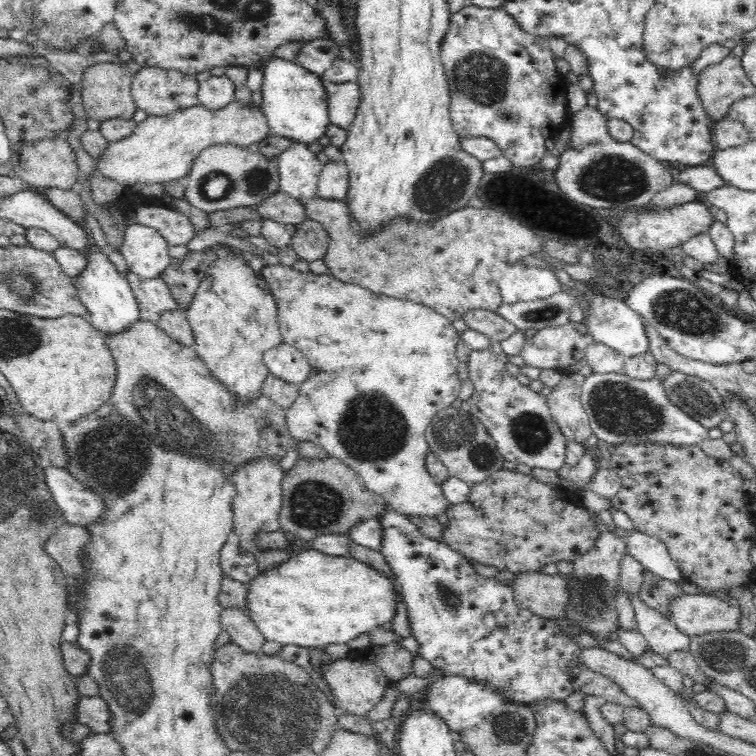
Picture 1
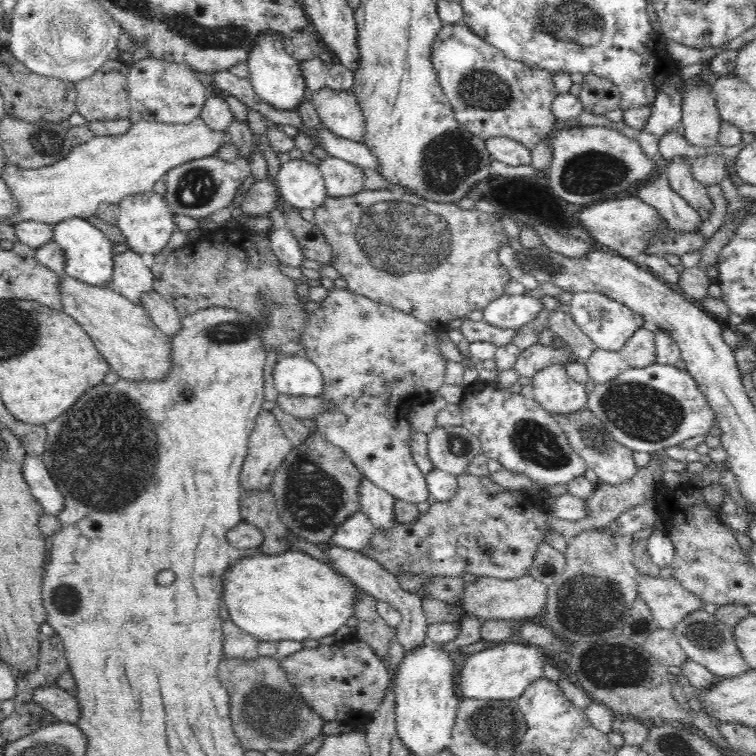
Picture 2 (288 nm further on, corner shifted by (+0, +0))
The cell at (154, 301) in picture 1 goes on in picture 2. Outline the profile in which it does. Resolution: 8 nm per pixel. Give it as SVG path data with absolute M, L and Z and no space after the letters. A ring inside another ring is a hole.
M128 248L122 254L112 256L112 262L114 272L112 278L104 284L104 288L116 290L130 302L140 304L140 296L154 290L154 274L148 268L144 256Z

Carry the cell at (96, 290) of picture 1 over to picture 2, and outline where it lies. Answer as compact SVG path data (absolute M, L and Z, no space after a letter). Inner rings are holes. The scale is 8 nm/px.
M66 218L60 224L52 226L54 228L54 242L58 242L58 246L64 250L64 262L66 262L66 272L76 278L76 280L84 280L84 284L92 284L92 286L104 286L114 272L114 242L100 230L96 228L90 220L82 220L82 218Z

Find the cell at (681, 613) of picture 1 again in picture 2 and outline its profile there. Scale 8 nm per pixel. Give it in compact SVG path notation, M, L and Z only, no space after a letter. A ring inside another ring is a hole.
M640 574L638 582L638 598L650 608L658 628L674 630L676 624L696 608L708 608L706 602L686 590L676 578Z

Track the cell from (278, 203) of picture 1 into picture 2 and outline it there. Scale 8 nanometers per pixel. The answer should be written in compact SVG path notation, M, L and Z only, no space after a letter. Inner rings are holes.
M270 180L256 182L248 188L242 202L242 212L250 216L262 216L270 214L276 208L276 200L280 198L278 184L272 184Z

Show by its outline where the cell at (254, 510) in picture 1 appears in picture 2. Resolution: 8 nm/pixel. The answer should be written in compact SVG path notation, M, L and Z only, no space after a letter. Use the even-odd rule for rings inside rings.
M260 410L242 468L242 488L266 490L290 450L292 442L280 428L276 414L270 410Z

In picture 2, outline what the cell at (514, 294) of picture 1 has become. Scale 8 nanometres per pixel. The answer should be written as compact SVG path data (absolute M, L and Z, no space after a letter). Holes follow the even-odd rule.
M500 296L498 300L492 300L484 310L484 322L496 328L504 330L518 330L524 324L528 324L532 318L538 316L538 312L544 310L542 300L528 298L528 296Z

